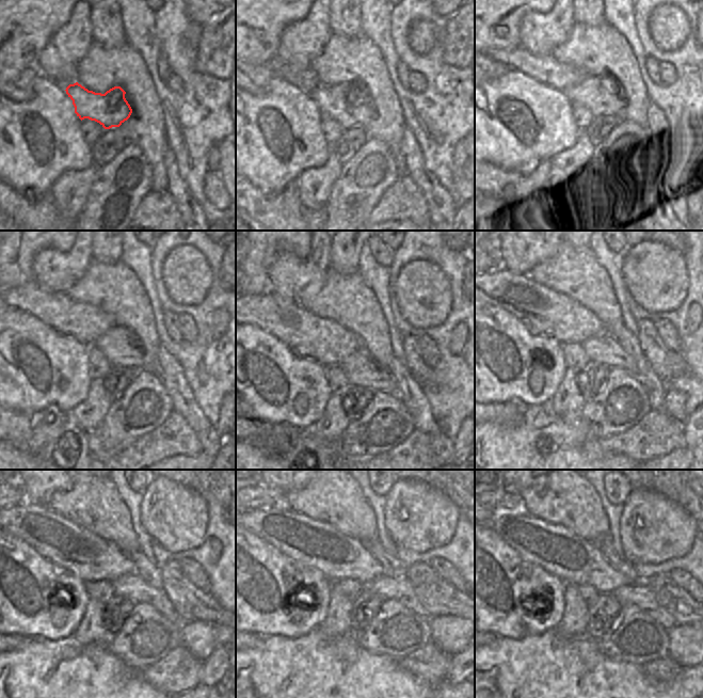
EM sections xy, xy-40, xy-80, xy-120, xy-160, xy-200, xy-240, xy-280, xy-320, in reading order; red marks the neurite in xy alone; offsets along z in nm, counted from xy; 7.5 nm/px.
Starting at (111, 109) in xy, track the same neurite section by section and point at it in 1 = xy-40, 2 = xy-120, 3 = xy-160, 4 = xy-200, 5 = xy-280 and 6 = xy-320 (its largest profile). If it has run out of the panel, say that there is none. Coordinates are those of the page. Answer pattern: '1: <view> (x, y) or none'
1: xy-40 (353, 107)
2: xy-120 (121, 348)
3: xy-160 (360, 348)
4: xy-200 (605, 349)
5: xy-280 (394, 589)
6: xy-320 (638, 592)

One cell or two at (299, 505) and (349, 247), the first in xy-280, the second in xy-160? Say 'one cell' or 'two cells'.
two cells

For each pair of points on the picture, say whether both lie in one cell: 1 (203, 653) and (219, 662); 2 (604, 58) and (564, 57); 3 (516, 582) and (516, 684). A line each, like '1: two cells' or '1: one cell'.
1: two cells
2: one cell
3: two cells

